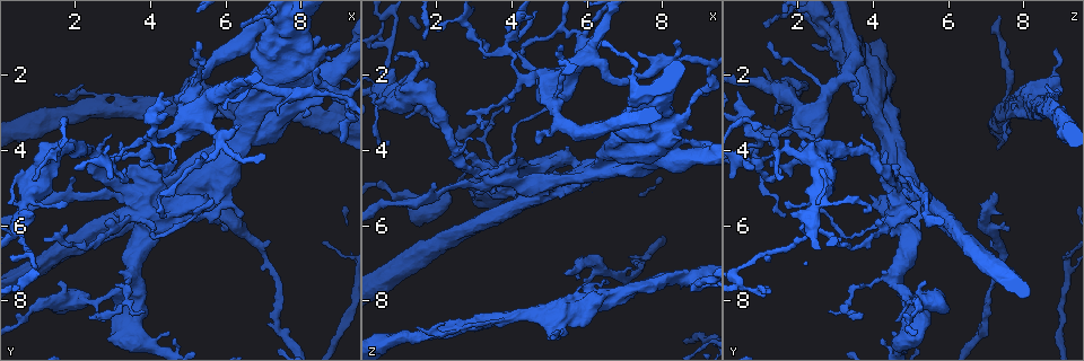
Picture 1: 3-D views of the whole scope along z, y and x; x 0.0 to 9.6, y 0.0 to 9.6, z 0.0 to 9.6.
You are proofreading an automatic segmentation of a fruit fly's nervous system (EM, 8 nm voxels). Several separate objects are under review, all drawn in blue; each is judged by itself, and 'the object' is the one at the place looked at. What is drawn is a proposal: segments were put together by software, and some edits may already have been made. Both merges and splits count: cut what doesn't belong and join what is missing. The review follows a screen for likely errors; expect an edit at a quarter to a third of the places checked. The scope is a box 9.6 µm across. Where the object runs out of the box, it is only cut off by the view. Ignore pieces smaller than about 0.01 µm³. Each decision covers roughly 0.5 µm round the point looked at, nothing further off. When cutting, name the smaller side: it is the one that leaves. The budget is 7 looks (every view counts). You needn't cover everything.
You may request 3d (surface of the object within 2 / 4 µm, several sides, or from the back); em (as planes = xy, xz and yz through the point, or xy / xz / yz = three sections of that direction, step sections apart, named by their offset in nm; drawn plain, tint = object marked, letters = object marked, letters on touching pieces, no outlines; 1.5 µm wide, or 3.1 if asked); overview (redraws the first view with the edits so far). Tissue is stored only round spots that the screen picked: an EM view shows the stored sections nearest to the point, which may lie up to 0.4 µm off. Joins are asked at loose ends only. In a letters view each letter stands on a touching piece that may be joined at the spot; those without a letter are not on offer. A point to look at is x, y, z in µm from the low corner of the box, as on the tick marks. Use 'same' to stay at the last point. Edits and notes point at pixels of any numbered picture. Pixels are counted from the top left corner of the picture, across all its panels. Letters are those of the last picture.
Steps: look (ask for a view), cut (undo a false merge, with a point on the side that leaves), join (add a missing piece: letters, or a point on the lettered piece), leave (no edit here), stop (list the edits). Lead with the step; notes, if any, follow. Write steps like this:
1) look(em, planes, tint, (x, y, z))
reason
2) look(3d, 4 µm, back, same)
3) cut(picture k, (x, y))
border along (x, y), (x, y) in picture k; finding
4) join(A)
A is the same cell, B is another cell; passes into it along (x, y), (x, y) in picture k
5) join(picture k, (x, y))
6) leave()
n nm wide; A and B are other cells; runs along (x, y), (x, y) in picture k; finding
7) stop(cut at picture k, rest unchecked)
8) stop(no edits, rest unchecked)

look(3d, 4 µm, (5.40, 5.20, 7.35))
an open end

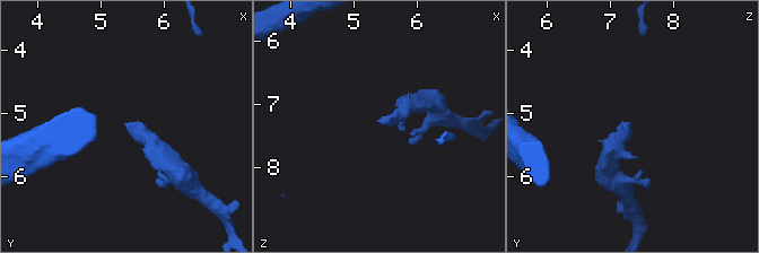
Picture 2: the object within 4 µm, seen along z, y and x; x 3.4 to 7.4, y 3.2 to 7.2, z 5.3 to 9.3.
look(em, planes, letters, (5.40, 5.15, 7.25))
need the tissue

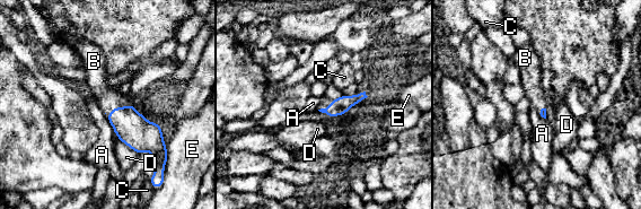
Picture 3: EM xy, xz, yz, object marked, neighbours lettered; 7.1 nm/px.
join(picture 3, (107, 97))
B is the same cell, A, C, D and E are other cells; passes into it along (134, 130), (116, 107), (107, 97) in picture 3; the neuron continues

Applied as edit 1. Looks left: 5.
look(3d, 2 µm, (6.45, 3.30, 1.05))
thin end

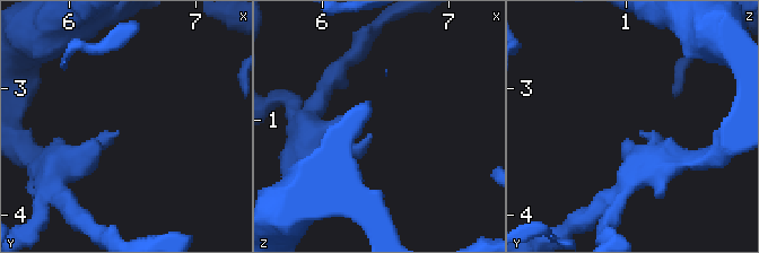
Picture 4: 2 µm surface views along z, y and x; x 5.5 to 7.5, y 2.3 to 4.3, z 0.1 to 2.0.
look(em, planes, letters, (6.40, 3.34, 1.12))

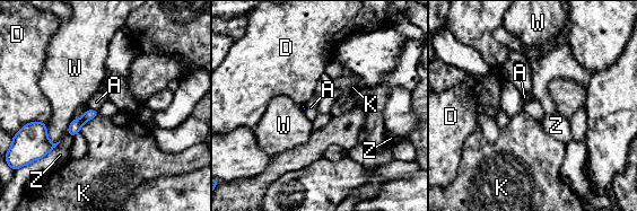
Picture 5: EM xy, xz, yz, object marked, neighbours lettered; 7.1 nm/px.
leave()
A, D, K, W and Z are other cells; border along (88, 107), (97, 111) in picture 5; none of them fits

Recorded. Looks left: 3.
look(em, xz, step 8, plain, (3.80, 8.30, 2.90))
branch stops here

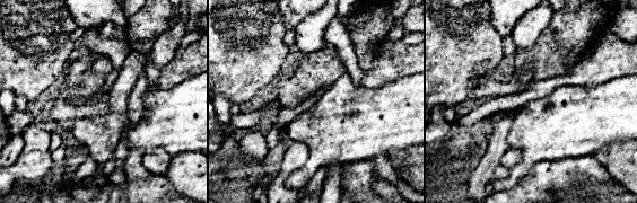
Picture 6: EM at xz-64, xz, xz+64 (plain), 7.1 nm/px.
look(em, xz, step 8, letters, same)

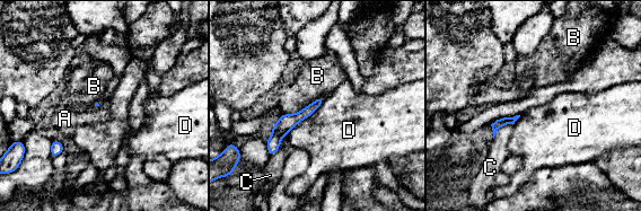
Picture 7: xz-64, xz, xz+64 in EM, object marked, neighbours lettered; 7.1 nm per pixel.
leave()
D touches over 380 nm; A, B, C and D are other cells; border along (325, 99), (287, 133) in picture 7; no lettered piece goes on from it

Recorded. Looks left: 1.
stop(join at picture 3, rest unchecked)

